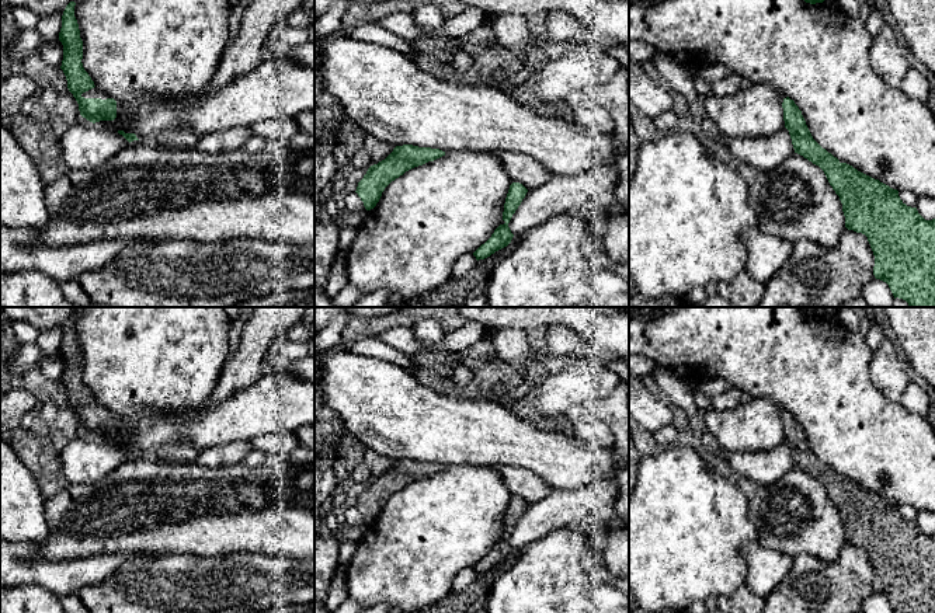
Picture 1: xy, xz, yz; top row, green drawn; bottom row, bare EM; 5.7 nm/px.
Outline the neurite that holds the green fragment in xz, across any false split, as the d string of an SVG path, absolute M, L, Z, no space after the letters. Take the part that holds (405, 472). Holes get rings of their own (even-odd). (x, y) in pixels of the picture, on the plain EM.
M413 459L396 460L393 466L378 478L368 483L364 492L358 497L357 508L364 516L366 525L371 525L379 516L385 502L403 490L406 485L434 476L445 470L445 466L431 462L418 462Z

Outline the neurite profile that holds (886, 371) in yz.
M887 338L873 351L869 361L869 376L873 386L889 401L900 403L903 390L910 382L910 377L906 373L894 345Z

